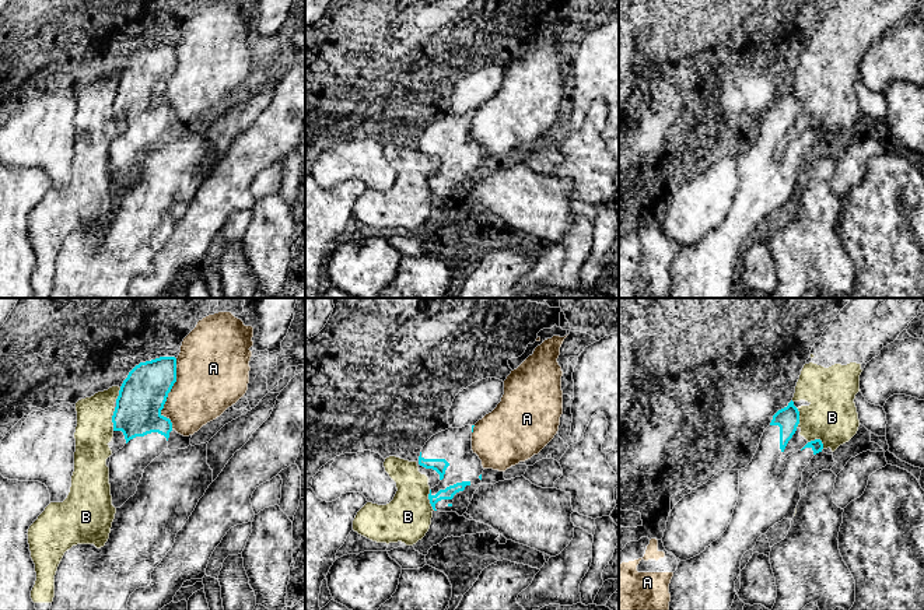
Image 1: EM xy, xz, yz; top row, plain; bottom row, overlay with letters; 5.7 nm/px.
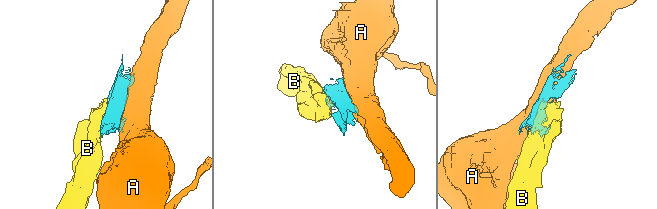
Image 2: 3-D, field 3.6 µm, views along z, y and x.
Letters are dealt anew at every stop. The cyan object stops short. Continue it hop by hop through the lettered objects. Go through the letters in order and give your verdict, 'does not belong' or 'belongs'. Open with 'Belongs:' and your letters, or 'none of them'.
Belongs: none of them
A: does not belong
B: does not belong

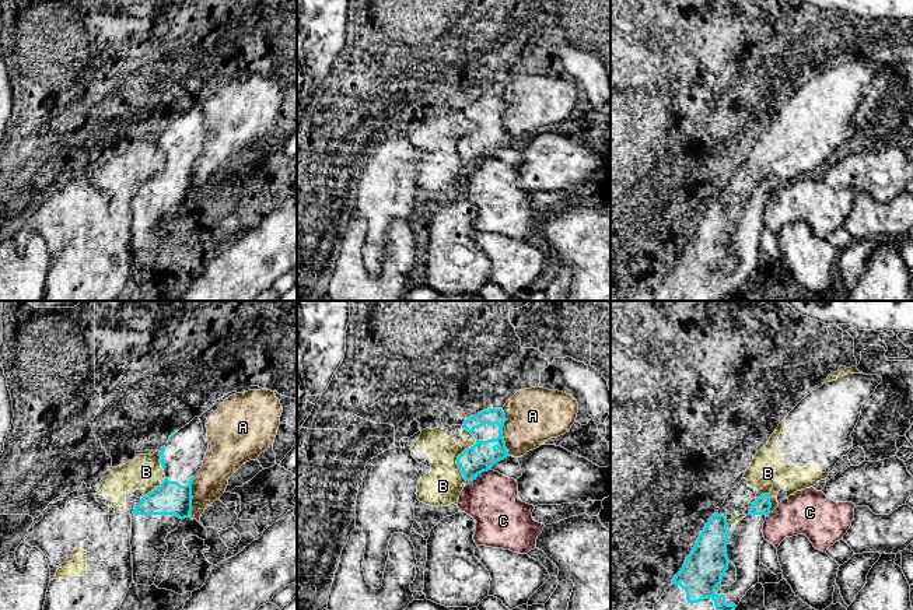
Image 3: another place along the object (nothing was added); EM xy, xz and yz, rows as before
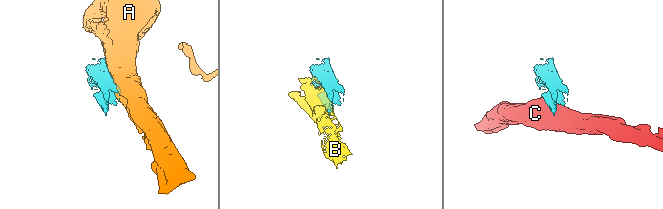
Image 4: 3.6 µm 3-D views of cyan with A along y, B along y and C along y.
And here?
Belongs: none of them
A: does not belong
B: does not belong
C: does not belong

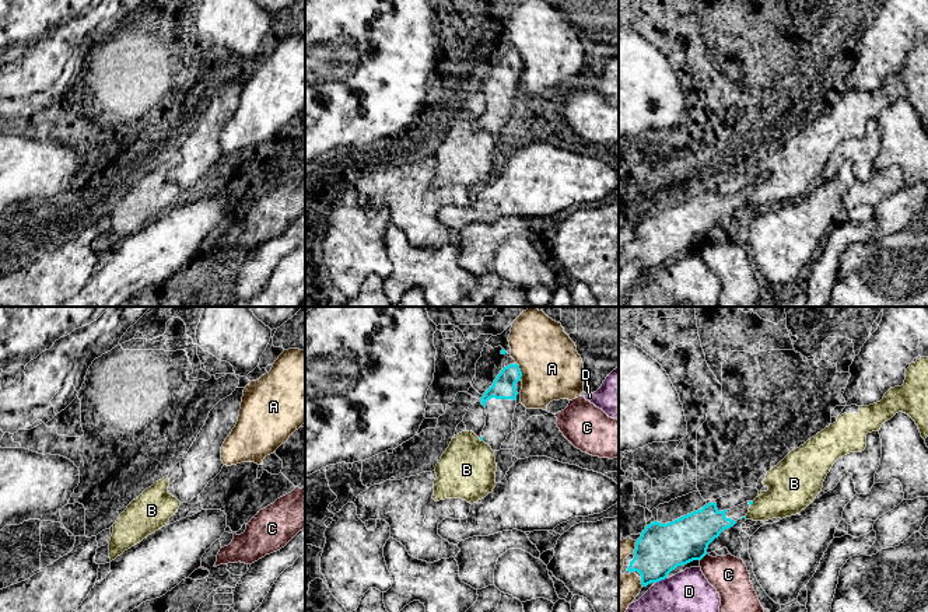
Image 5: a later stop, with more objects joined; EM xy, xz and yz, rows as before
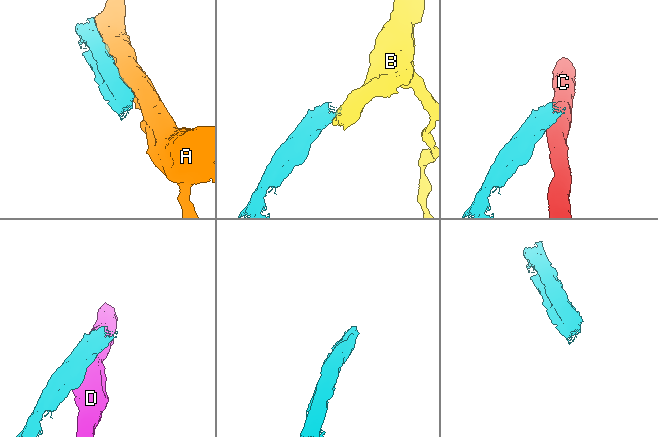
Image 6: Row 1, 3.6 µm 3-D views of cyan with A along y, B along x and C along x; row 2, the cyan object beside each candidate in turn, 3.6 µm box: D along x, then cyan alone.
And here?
Belongs: none of them
A: does not belong
B: does not belong
C: does not belong
D: does not belong

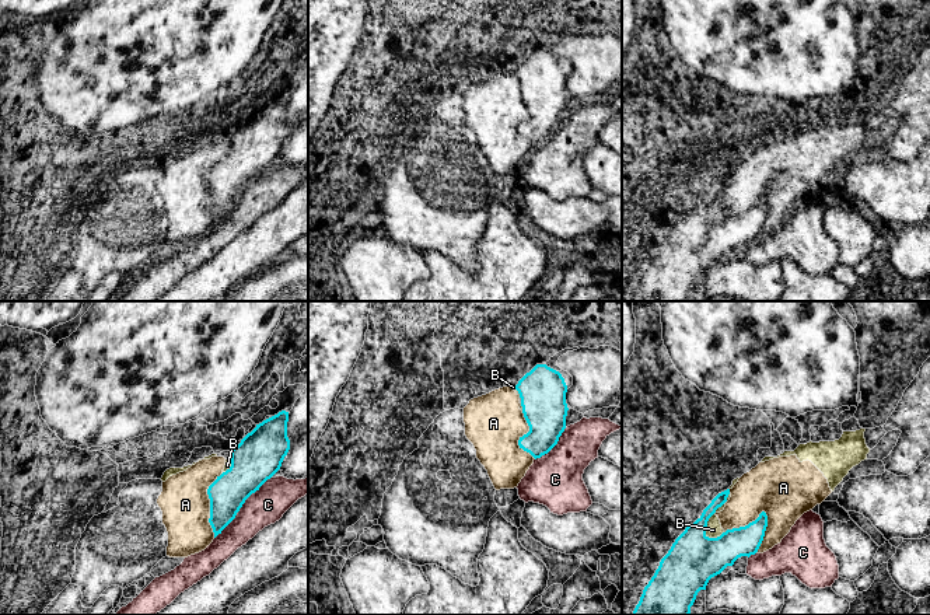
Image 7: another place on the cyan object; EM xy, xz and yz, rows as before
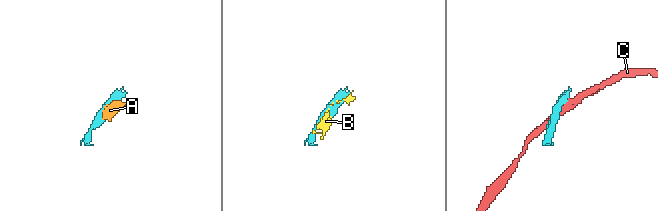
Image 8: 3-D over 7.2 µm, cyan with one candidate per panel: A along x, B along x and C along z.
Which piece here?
Belongs: none of them
A: does not belong
B: does not belong
C: does not belong

